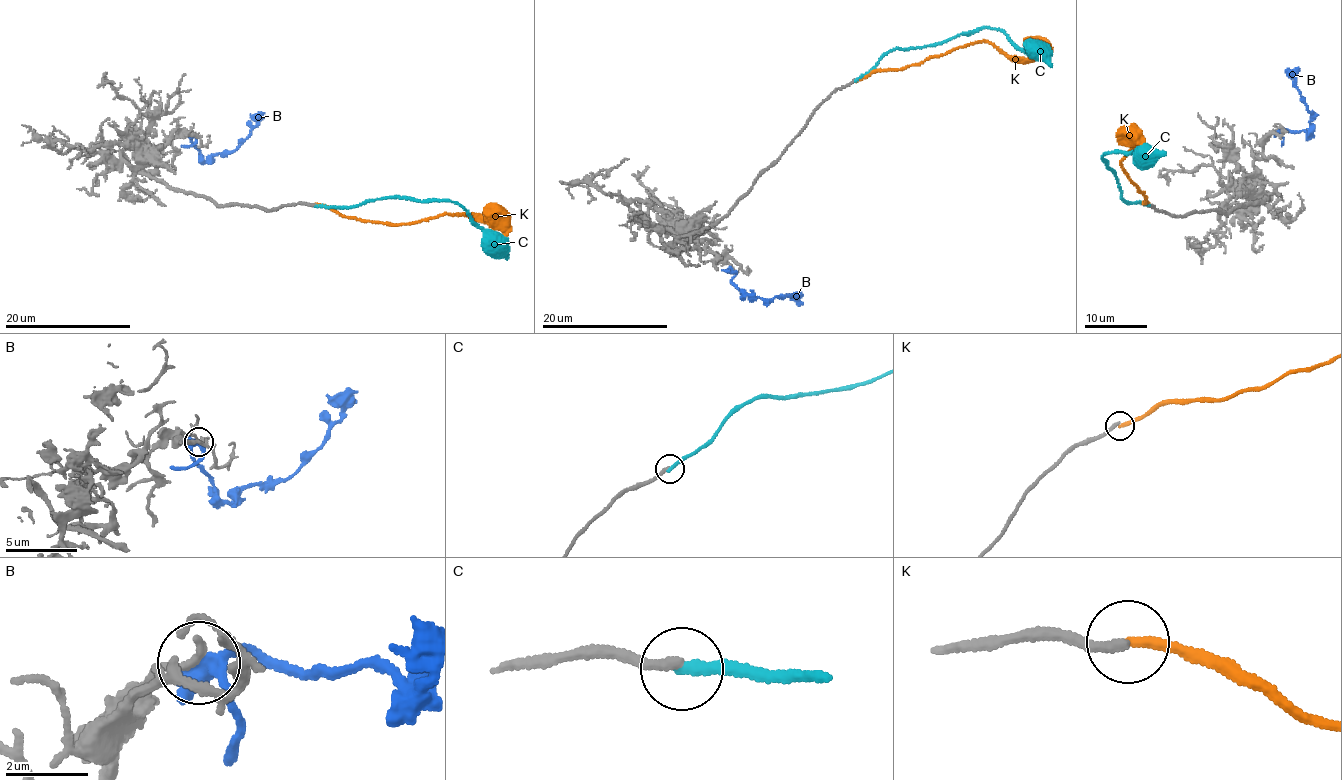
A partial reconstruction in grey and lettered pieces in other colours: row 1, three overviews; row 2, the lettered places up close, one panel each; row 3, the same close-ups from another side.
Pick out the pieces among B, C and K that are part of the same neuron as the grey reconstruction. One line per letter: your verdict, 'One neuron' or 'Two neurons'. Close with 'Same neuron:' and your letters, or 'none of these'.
B: Two neurons
C: One neuron
K: Two neurons
Same neuron: C

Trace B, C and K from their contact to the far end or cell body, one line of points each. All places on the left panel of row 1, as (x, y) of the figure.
B: (194, 135), (192, 140), (205, 160), (209, 160), (233, 152), (264, 112)
C: (315, 206), (343, 207), (375, 199), (402, 197), (456, 201), (474, 221), (486, 229), (508, 258)
K: (315, 204), (331, 208), (347, 217), (402, 225), (443, 214), (489, 218), (504, 213)

